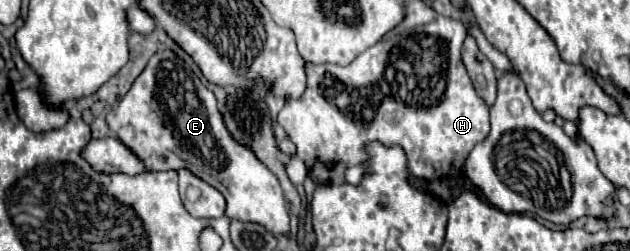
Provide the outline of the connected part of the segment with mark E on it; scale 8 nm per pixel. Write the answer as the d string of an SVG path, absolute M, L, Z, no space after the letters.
M158 51L150 57L142 75L106 121L110 131L146 163L148 171L186 167L224 195L230 219L260 223L274 235L290 233L290 217L276 175L252 149L232 141L214 93L198 81L174 51Z

